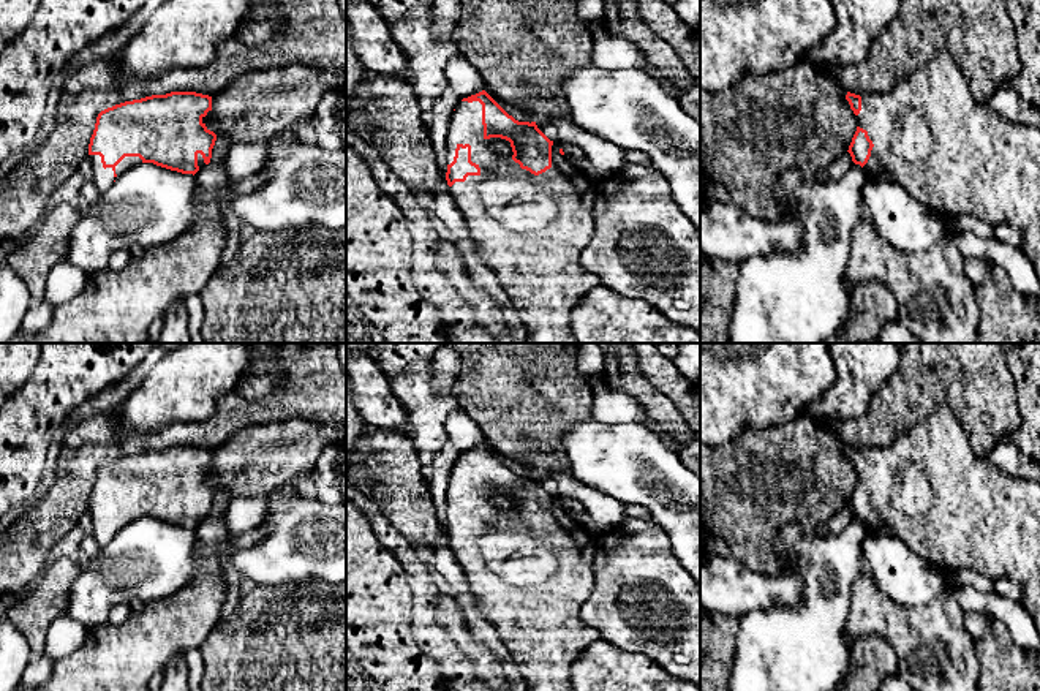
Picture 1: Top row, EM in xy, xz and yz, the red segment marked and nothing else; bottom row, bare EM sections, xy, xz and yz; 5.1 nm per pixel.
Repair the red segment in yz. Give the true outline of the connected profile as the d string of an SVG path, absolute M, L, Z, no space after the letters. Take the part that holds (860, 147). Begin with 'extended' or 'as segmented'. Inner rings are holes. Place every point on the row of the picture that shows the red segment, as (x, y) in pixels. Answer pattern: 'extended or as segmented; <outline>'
extended; M948 51L934 52L929 62L926 62L918 70L901 79L891 92L885 93L872 92L872 93L865 93L861 96L847 92L846 100L849 101L850 109L857 115L857 123L858 123L847 152L850 153L852 161L865 169L868 179L891 180L899 183L901 187L906 188L906 191L912 198L915 198L918 202L921 202L923 206L936 212L939 217L942 217L945 228L948 228L950 217L958 213L967 213L974 215L975 218L991 226L1007 225L1016 229L1021 236L1021 250L1031 259L1035 275L1040 281L1040 130L1038 128L1007 120L1005 117L997 114L989 106L989 103L977 103L969 90L967 81L963 74L959 63Z

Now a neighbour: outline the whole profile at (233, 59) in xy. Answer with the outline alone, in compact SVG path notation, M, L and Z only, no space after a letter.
M280 0L283 30L259 47L237 36L217 47L215 59L202 66L175 68L152 79L117 76L117 60L96 59L77 68L63 84L57 108L57 125L46 142L16 169L0 179L0 242L27 237L54 202L55 190L89 157L89 144L101 111L115 104L171 92L196 92L213 96L239 76L254 70L272 70L289 63L307 63L319 70L346 74L346 16L337 0Z

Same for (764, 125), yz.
M806 59L782 71L746 74L721 92L700 90L700 204L719 201L767 221L781 218L773 188L784 174L800 169L806 179L819 180L849 150L858 123L846 95L836 74L820 71Z

